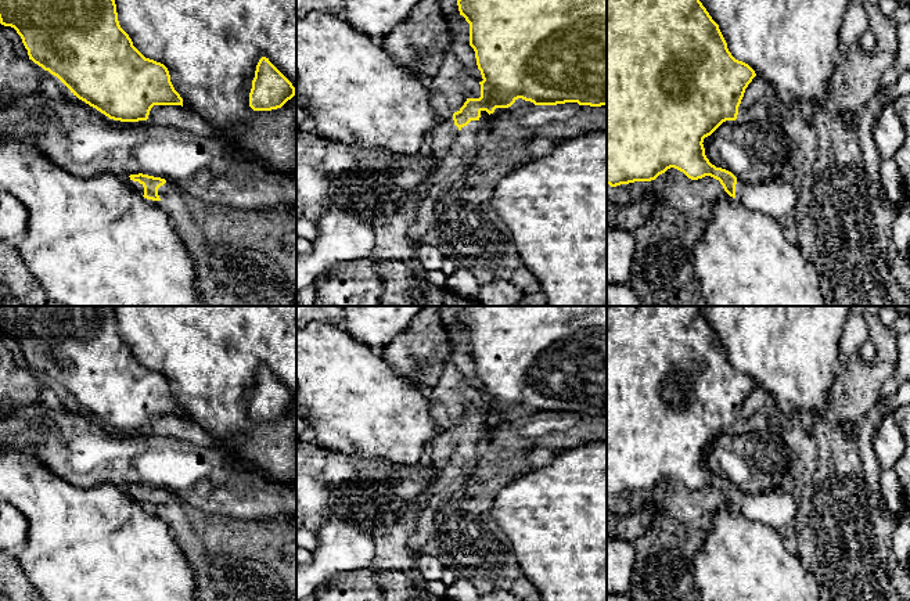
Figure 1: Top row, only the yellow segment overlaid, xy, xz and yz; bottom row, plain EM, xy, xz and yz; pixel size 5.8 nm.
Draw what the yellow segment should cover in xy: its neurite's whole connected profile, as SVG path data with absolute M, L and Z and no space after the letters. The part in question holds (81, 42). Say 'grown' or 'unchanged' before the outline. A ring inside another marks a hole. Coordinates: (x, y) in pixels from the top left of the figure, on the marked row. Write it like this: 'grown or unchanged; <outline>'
unchanged; M0 0L0 24L17 30L29 60L109 119L147 120L154 105L183 107L168 68L145 58L121 28L115 0Z

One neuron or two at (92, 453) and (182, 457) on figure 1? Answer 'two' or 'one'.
one

